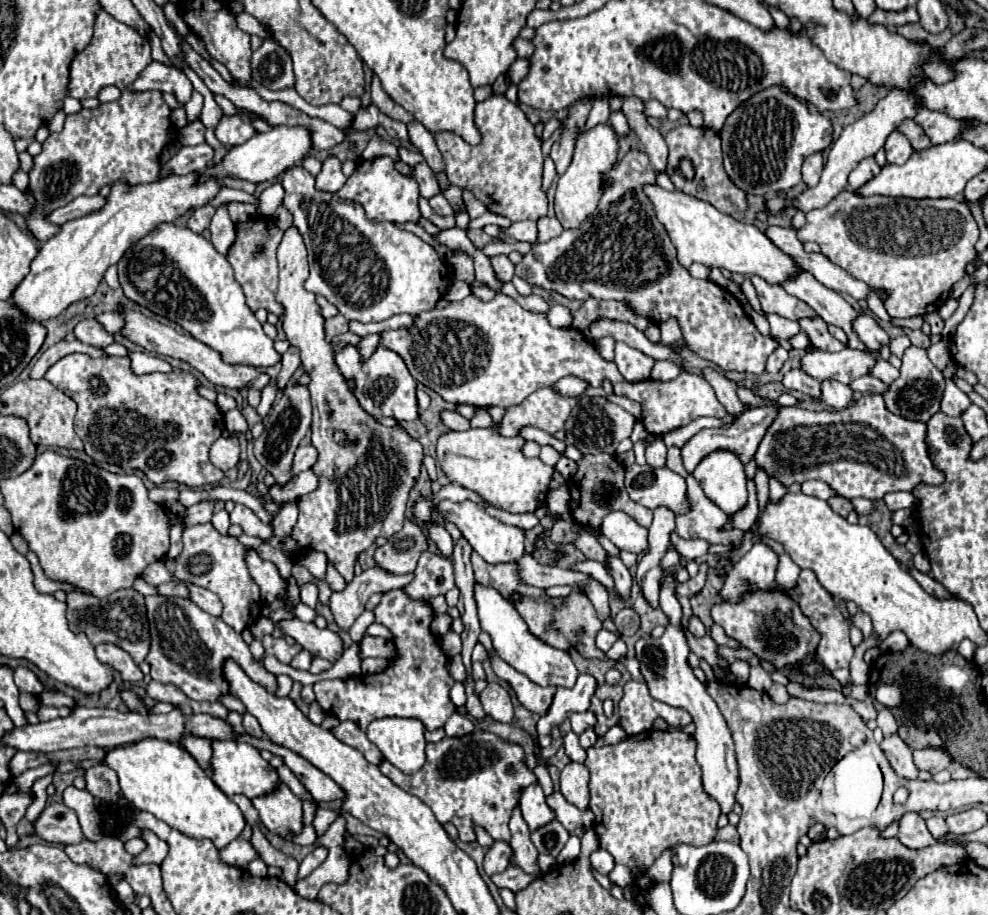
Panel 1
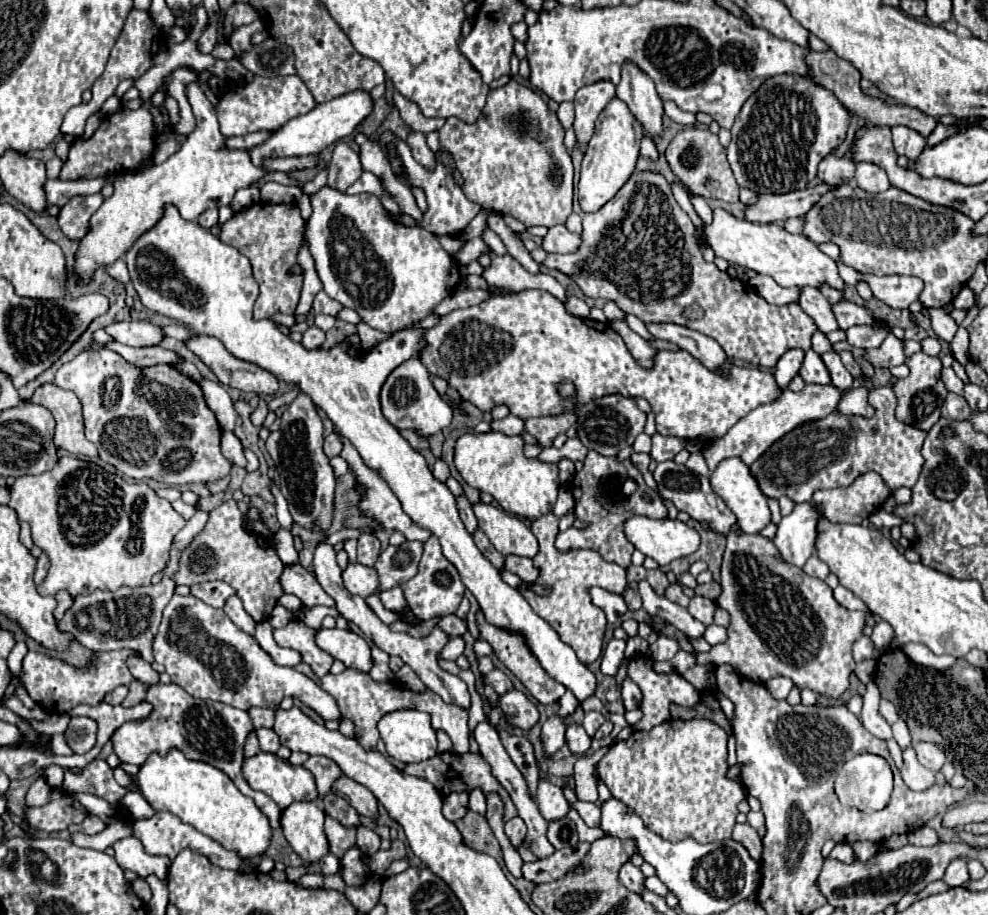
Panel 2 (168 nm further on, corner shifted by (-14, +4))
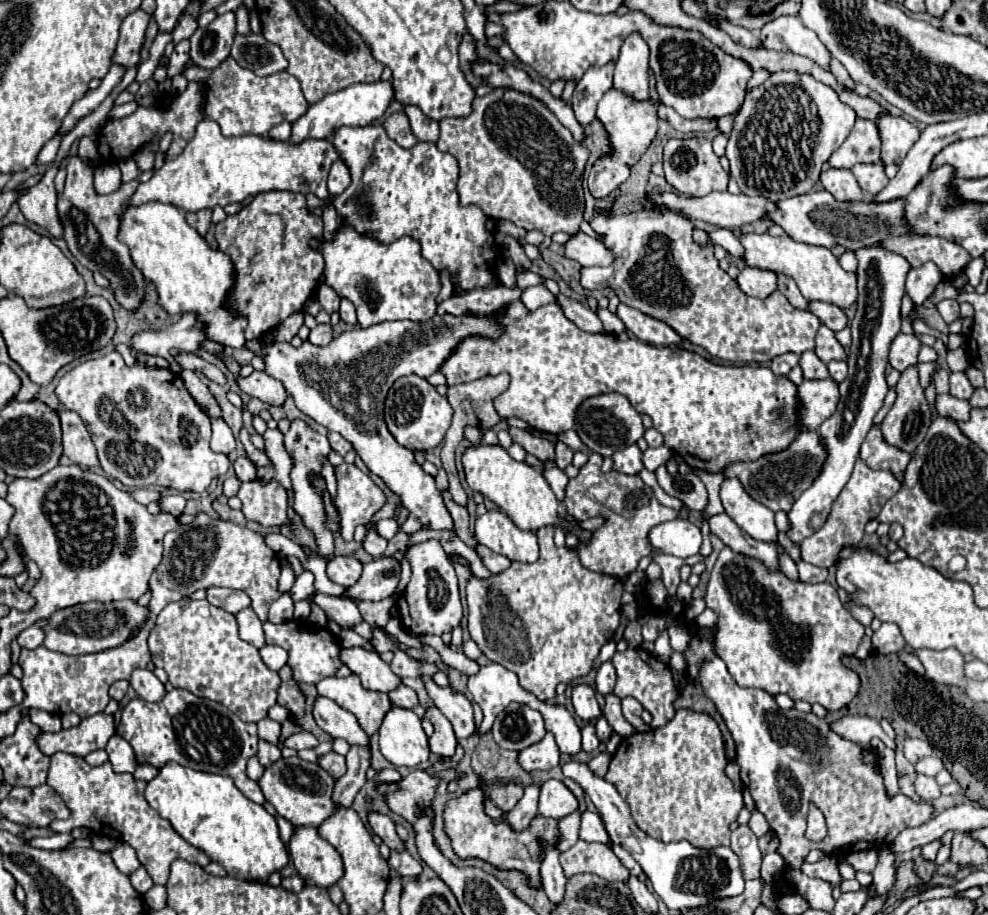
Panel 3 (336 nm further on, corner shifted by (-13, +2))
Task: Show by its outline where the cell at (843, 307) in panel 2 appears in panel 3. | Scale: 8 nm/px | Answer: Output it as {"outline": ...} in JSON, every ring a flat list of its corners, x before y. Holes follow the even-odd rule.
{"outline":[[811,301,811,303,809,303,809,311,811,311,813,315,817,315,817,317,821,319,821,323,825,323,825,325,827,325,829,329,833,329,833,331,841,331,841,329,847,325,845,313,843,313,839,307,831,305,831,303]]}

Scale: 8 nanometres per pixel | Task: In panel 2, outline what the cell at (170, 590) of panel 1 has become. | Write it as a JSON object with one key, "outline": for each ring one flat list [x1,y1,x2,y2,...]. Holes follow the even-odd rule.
{"outline":[[208,581,208,583,198,583,190,587,190,593,194,597,198,597,200,601,204,601,206,605,212,607,222,607,224,601,234,595,234,589,230,585,226,585,224,581]]}

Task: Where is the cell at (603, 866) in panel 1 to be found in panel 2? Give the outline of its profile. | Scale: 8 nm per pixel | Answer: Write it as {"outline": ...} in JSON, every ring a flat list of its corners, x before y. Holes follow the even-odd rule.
{"outline":[[626,861,620,869,620,883,628,889,628,891,634,891,634,893,640,893,642,891,642,881,644,881,644,875,640,869,636,869,630,861]]}

